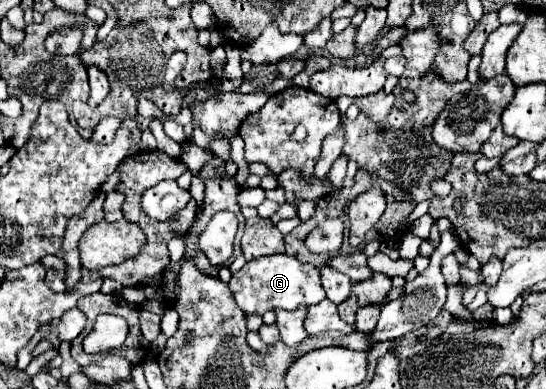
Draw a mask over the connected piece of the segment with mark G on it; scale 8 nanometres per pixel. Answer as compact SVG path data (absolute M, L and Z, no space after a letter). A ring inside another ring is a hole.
M280 253L270 257L258 257L254 261L248 261L240 271L232 273L230 279L230 291L234 293L234 299L238 307L246 315L264 315L266 311L274 311L278 307L286 311L294 311L300 303L316 305L318 301L326 299L326 293L320 285L320 271L318 267L310 263L300 263L298 259Z

